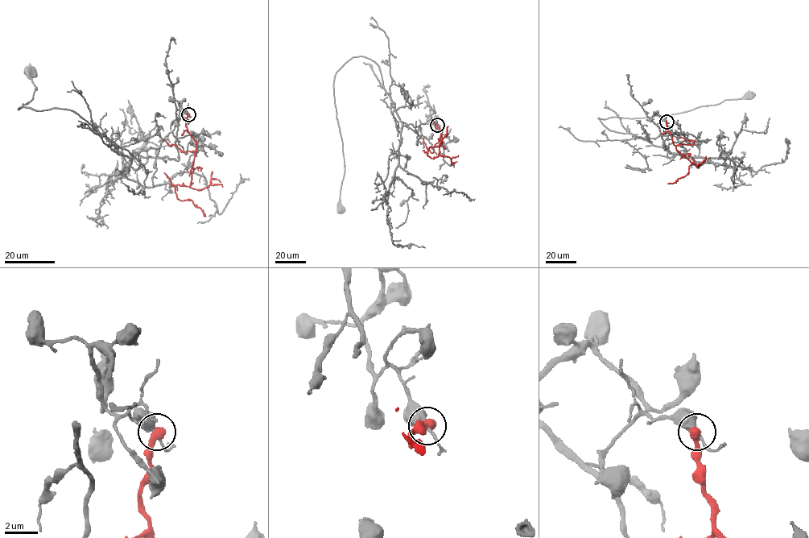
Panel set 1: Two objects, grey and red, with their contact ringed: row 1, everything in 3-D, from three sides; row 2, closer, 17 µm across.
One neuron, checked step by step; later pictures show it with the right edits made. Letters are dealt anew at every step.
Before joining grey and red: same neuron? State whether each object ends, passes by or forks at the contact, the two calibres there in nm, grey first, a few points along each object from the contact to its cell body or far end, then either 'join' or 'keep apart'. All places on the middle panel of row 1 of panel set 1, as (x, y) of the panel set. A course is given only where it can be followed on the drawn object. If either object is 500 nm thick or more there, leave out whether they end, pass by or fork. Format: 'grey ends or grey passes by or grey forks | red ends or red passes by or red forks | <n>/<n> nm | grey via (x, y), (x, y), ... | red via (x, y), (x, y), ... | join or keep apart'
340/550 nm | grey via (437, 125), (431, 109), (431, 122), (402, 122), (378, 66), (349, 59), (333, 83), (344, 159), (340, 208) | red via (437, 125), (442, 131), (439, 152), (438, 155), (431, 158), (427, 155), (428, 149), (440, 144), (447, 126) | keep apart

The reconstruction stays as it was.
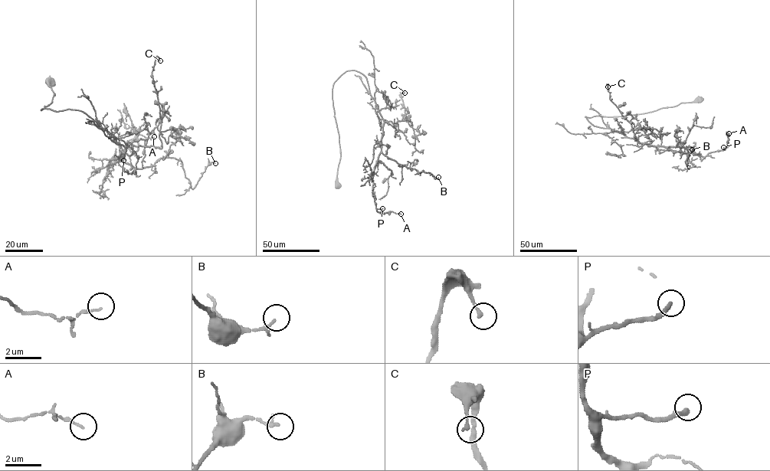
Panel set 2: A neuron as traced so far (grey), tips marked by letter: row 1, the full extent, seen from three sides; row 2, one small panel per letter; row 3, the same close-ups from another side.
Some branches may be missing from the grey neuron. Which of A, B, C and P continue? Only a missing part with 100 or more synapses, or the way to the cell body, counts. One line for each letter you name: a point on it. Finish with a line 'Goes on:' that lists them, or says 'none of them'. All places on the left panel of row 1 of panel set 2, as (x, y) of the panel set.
Goes on: none of them

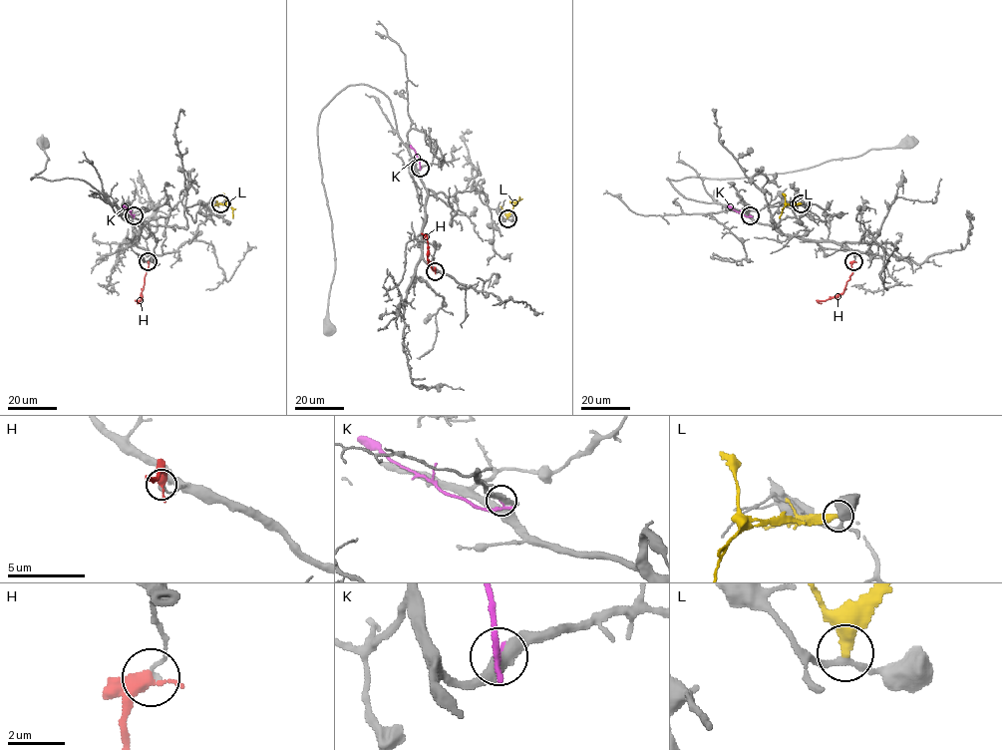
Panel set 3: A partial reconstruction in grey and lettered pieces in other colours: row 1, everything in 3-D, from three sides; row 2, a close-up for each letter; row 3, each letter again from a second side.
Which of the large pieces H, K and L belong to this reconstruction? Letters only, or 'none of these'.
none of these

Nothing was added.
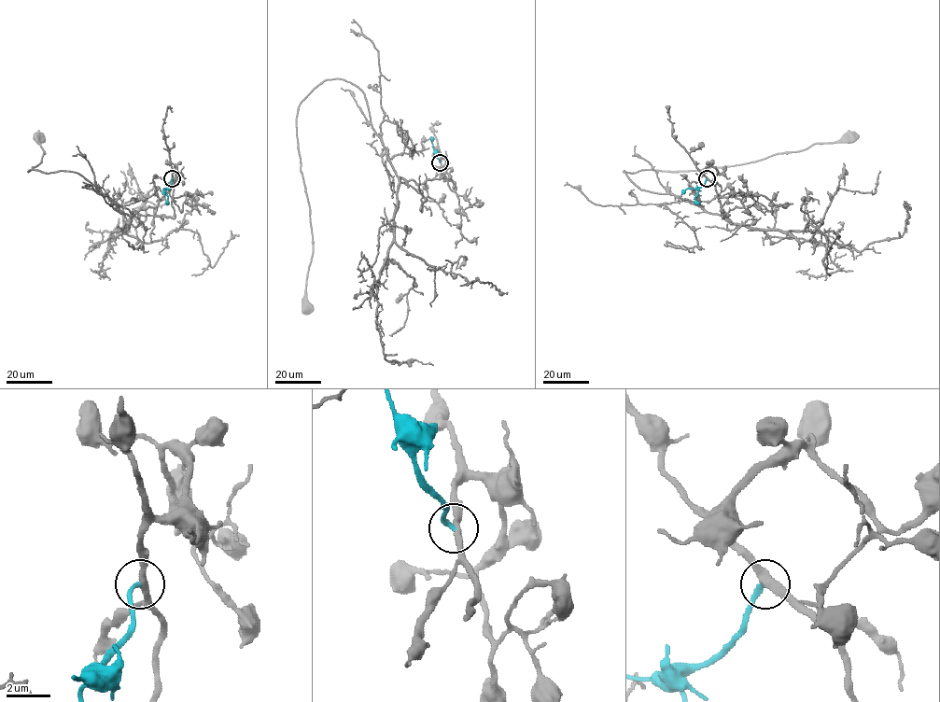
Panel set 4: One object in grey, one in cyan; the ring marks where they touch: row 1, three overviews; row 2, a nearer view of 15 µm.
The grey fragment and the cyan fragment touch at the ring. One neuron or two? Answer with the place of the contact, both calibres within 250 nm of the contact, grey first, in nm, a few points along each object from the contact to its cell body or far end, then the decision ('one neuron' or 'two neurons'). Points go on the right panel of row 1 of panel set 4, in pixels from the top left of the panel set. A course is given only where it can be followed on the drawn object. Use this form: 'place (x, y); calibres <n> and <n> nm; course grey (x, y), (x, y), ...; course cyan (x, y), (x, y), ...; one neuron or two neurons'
place (707, 178); calibres 340 and 200 nm; course grey (707, 178), (722, 218), (722, 211), (640, 189), (624, 171), (739, 165), (851, 134); course cyan (707, 178), (700, 188), (687, 189), (681, 194); one neuron

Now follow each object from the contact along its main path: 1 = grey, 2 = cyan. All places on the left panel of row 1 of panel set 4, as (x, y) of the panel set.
1: (172, 178), (174, 218), (133, 211), (126, 214), (72, 171), (28, 171), (41, 161), (45, 152), (37, 134)
2: (172, 178), (162, 194)

